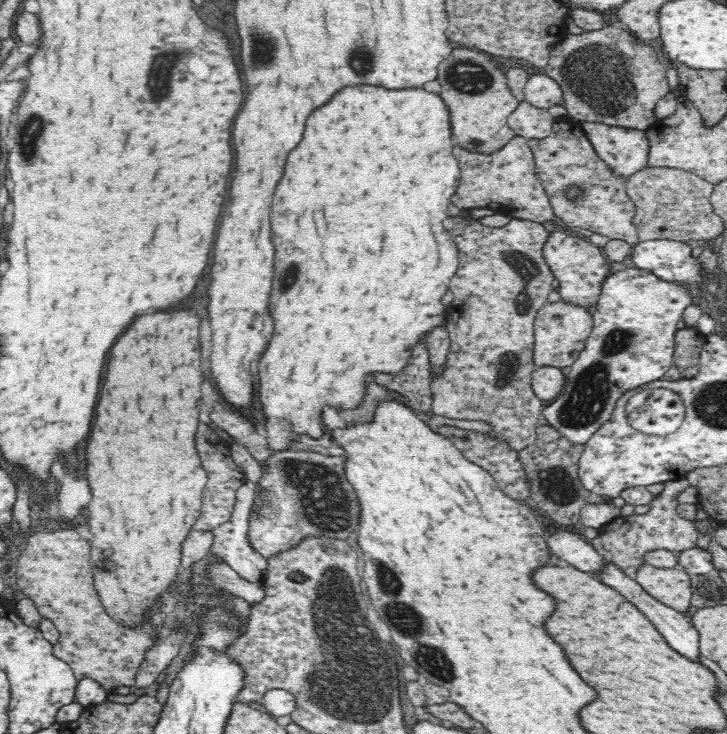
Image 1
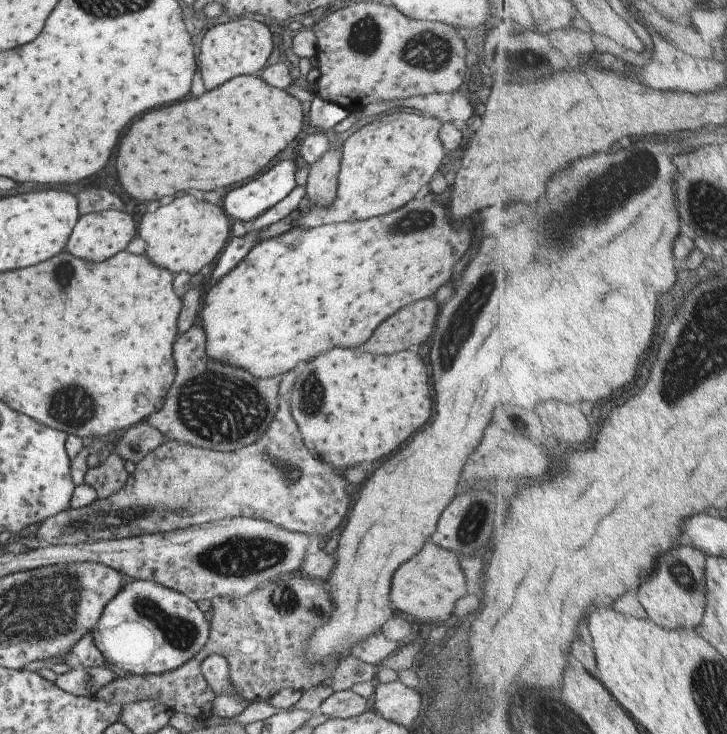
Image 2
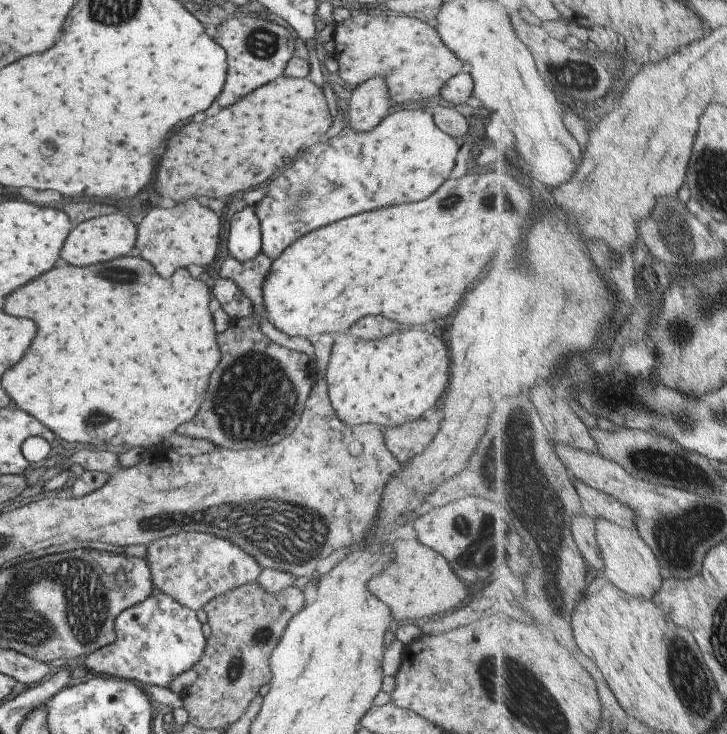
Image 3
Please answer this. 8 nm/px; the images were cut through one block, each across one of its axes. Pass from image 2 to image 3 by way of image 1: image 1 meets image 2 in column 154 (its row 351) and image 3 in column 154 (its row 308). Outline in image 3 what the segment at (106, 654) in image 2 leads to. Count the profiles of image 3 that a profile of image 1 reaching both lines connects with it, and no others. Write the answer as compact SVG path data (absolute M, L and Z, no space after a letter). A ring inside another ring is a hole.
M157 590L151 592L145 600L124 608L112 622L112 630L114 639L109 644L86 654L82 668L91 674L125 679L135 684L143 682L166 687L169 680L193 668L201 658L206 645L206 638L201 633L201 625L195 617L195 611L180 605L175 599Z

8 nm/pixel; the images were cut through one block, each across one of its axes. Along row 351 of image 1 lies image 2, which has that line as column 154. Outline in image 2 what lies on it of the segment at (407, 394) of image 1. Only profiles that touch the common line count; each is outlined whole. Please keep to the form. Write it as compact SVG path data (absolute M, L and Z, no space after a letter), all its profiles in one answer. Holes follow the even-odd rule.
M194 324L185 334L181 334L175 340L173 348L173 358L175 358L175 378L171 388L167 390L167 396L161 404L161 408L151 412L144 419L145 424L158 430L165 439L173 439L177 442L187 442L195 444L207 450L221 450L221 452L231 452L237 448L243 448L251 442L255 442L267 428L269 422L273 420L273 414L277 410L277 386L279 386L279 376L273 378L253 378L249 372L233 366L225 366L217 360L211 360L203 352L205 346L205 334L199 324Z

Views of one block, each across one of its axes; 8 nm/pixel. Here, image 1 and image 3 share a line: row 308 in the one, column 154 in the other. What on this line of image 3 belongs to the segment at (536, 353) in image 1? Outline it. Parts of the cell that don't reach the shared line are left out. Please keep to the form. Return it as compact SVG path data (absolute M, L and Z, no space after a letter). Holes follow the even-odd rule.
M179 532L145 544L145 556L154 590L162 592L193 611L213 597L256 580L263 570L256 560L231 541L200 532Z

